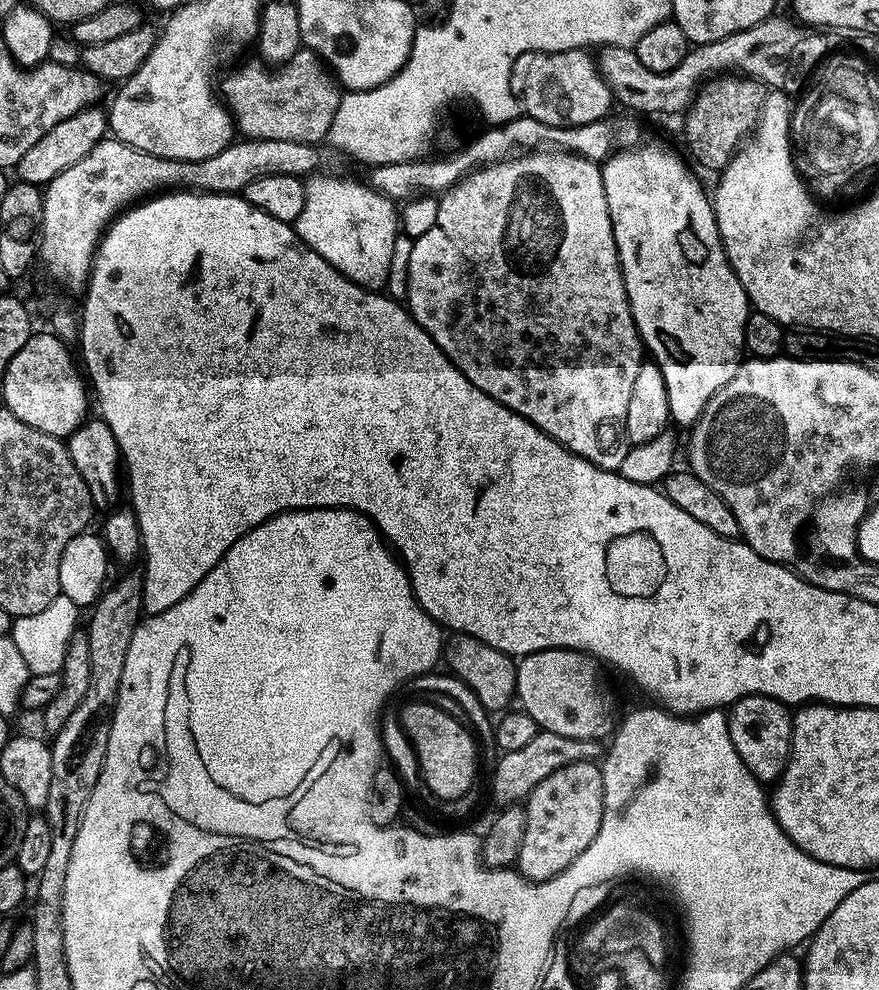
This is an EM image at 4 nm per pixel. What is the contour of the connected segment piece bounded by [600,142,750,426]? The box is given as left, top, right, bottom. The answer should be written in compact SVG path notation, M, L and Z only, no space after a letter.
M641 142L613 152L603 161L600 173L620 255L620 269L640 340L647 355L662 370L662 378L666 378L671 423L692 426L700 419L710 398L736 376L741 366L746 352L744 331L750 315L748 295L724 252L724 238L716 225L716 211L712 209L709 193L704 193L699 178L684 165L678 153L671 152L664 144Z

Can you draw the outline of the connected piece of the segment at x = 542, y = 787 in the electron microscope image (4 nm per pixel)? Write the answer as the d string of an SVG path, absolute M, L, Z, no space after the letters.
M587 760L574 762L565 768L554 770L550 778L538 782L528 795L526 834L522 838L522 850L518 871L527 880L549 880L566 870L594 842L604 818L606 781L599 763Z

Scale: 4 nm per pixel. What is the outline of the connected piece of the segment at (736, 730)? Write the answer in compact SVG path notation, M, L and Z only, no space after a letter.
M744 696L727 709L728 733L738 758L761 782L779 781L792 755L792 717L789 705L772 696Z

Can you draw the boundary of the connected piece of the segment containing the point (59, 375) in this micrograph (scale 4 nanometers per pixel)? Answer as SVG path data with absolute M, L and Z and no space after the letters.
M51 330L43 331L33 334L26 346L10 358L10 366L2 378L2 404L11 410L14 418L22 418L26 426L34 426L34 430L42 430L51 436L67 438L89 415L90 388L78 367L77 357L68 353L69 345Z

